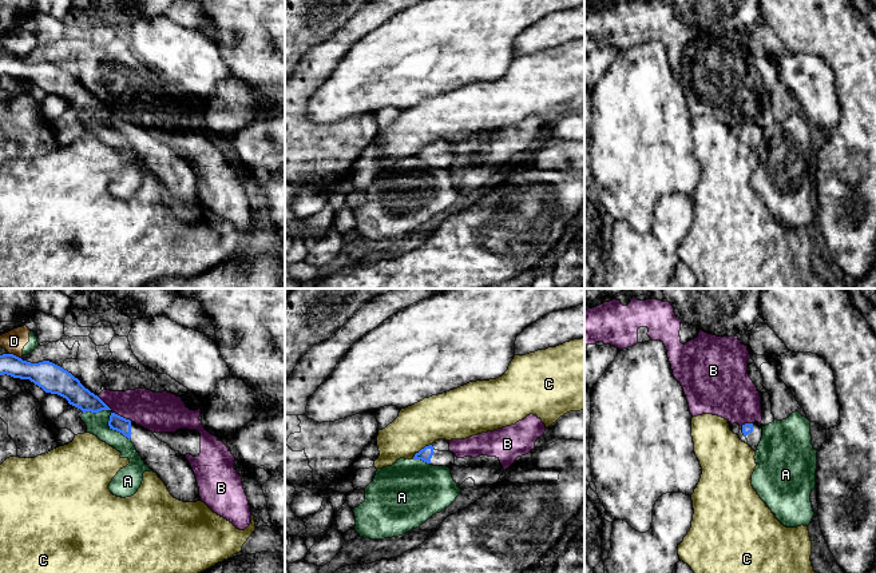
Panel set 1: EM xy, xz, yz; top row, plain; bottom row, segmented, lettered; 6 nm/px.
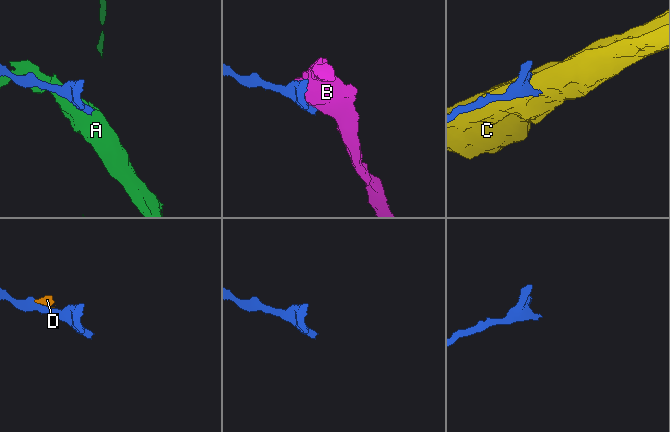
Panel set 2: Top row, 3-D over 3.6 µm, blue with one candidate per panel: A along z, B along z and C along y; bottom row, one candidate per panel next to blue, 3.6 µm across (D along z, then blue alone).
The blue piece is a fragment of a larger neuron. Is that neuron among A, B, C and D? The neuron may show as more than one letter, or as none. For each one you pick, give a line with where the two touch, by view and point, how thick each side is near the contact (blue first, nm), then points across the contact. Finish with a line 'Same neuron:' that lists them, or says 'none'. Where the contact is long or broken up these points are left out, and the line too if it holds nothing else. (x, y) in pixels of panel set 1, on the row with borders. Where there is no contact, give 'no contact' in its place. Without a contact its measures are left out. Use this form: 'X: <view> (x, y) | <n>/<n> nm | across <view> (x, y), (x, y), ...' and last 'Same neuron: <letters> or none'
Same neuron: none

